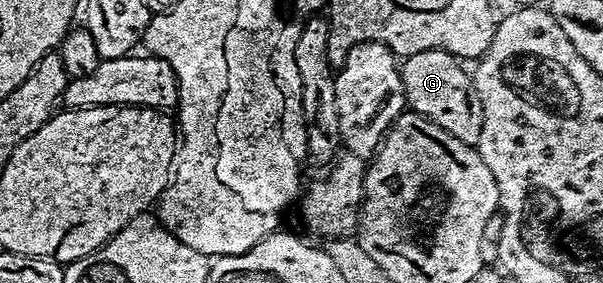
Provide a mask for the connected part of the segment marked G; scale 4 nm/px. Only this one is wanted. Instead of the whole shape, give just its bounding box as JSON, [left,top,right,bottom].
[400,48,484,146]

